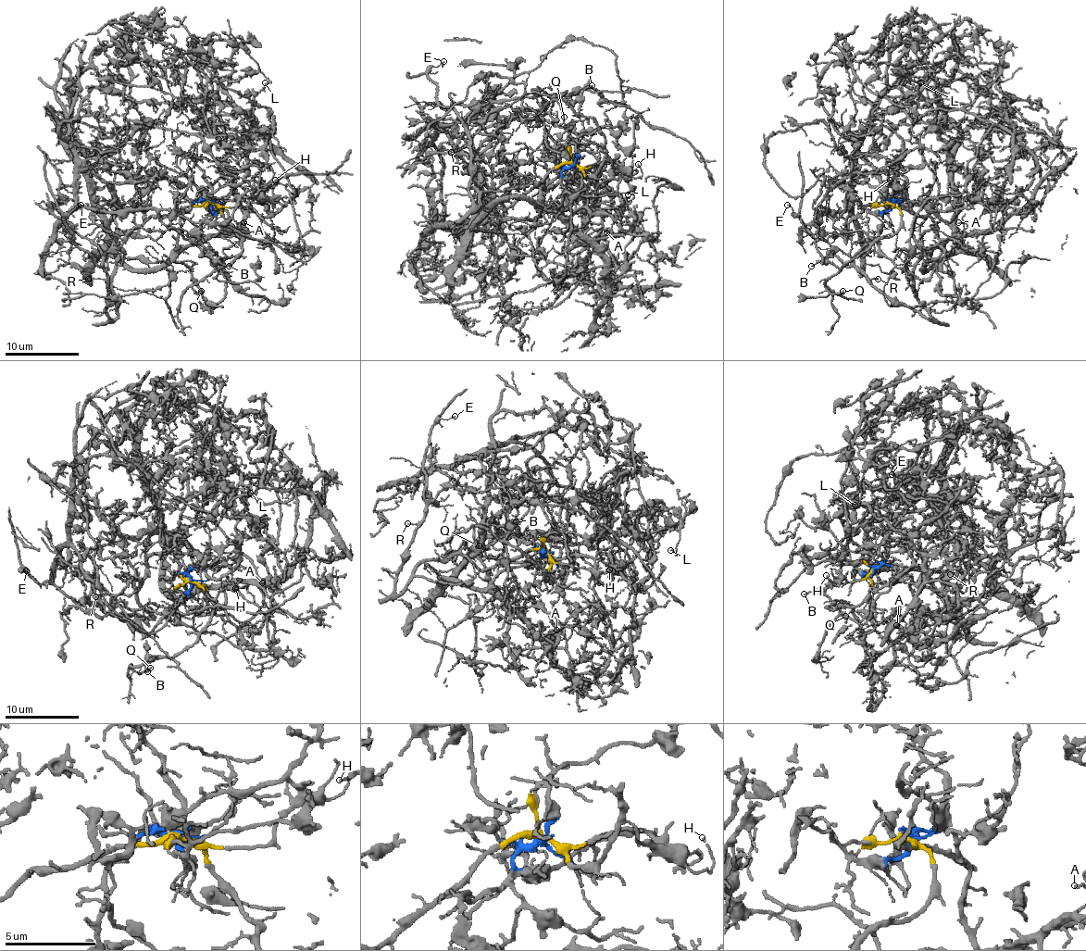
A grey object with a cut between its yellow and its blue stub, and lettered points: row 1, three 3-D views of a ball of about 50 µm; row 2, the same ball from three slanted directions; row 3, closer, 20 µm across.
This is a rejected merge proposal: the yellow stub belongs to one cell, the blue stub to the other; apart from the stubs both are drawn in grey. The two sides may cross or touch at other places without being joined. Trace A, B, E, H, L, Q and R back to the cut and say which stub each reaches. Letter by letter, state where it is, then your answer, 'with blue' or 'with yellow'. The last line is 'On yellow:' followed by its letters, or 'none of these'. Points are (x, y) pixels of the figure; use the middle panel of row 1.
A: at (606, 232); with blue
B: at (592, 85); with yellow
E: at (443, 61); with yellow
H: at (638, 164); with yellow
L: at (628, 194); with blue
Q: at (564, 117); with yellow
R: at (451, 152); with yellow
On yellow: B, E, H, Q, R

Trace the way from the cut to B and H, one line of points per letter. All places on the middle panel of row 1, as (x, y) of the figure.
B: (573, 163), (584, 174), (593, 174), (603, 161), (605, 135), (590, 117), (579, 111), (580, 93), (592, 86)
H: (573, 163), (593, 167), (608, 159), (636, 178), (642, 176), (638, 163)

